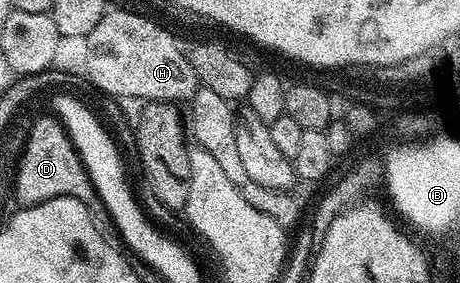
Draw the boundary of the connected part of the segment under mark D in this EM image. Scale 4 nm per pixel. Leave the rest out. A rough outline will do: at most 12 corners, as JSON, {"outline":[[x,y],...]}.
{"outline":[[56,115],[32,121],[16,168],[21,208],[57,192],[105,203]]}

